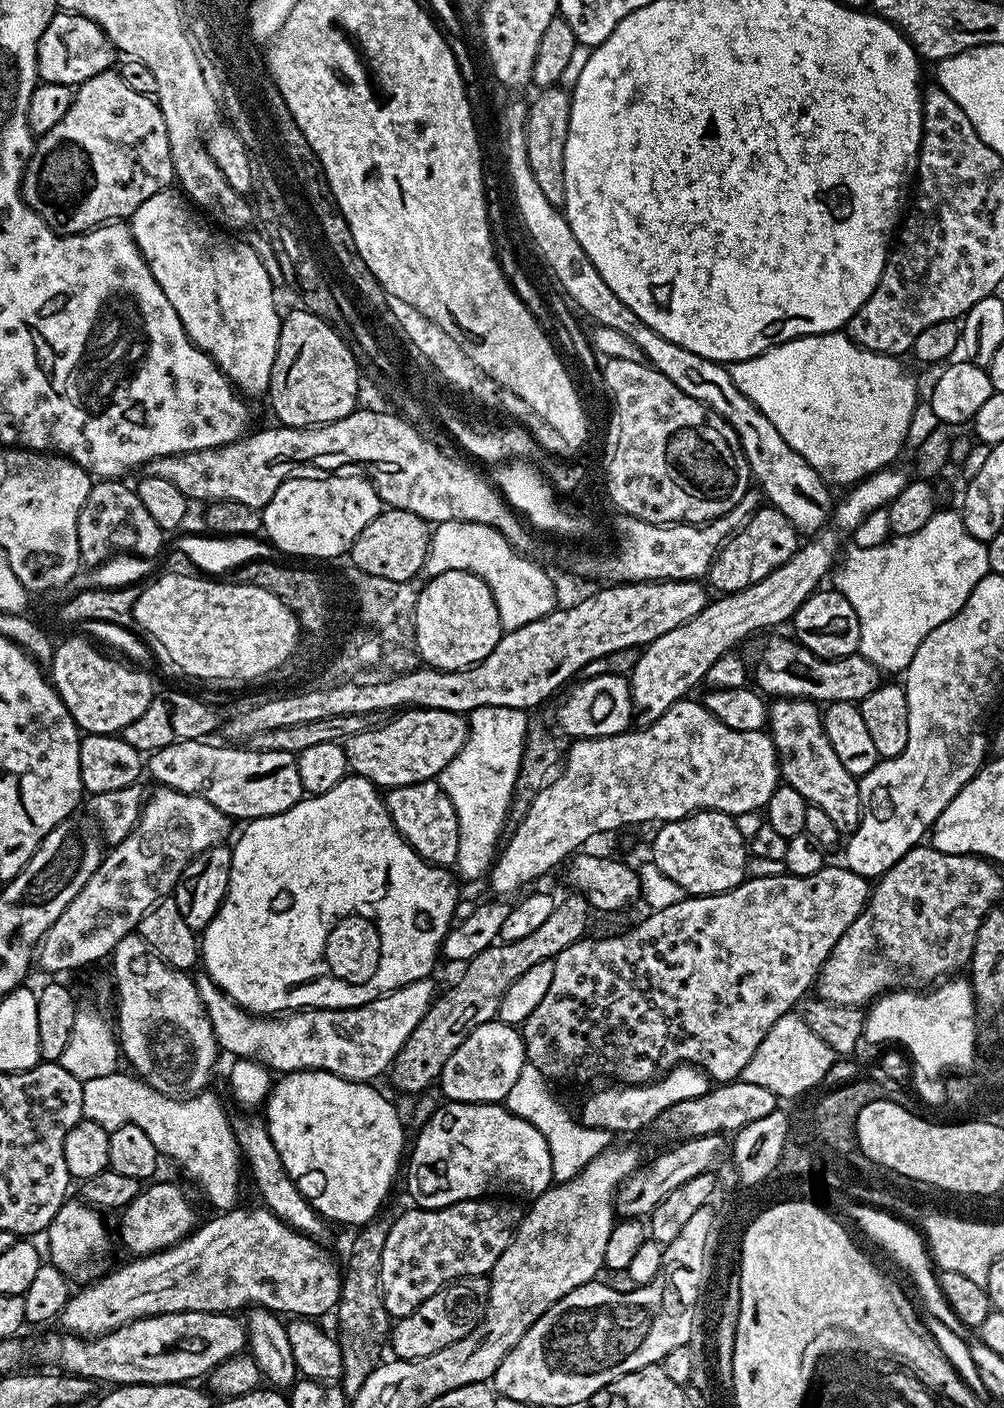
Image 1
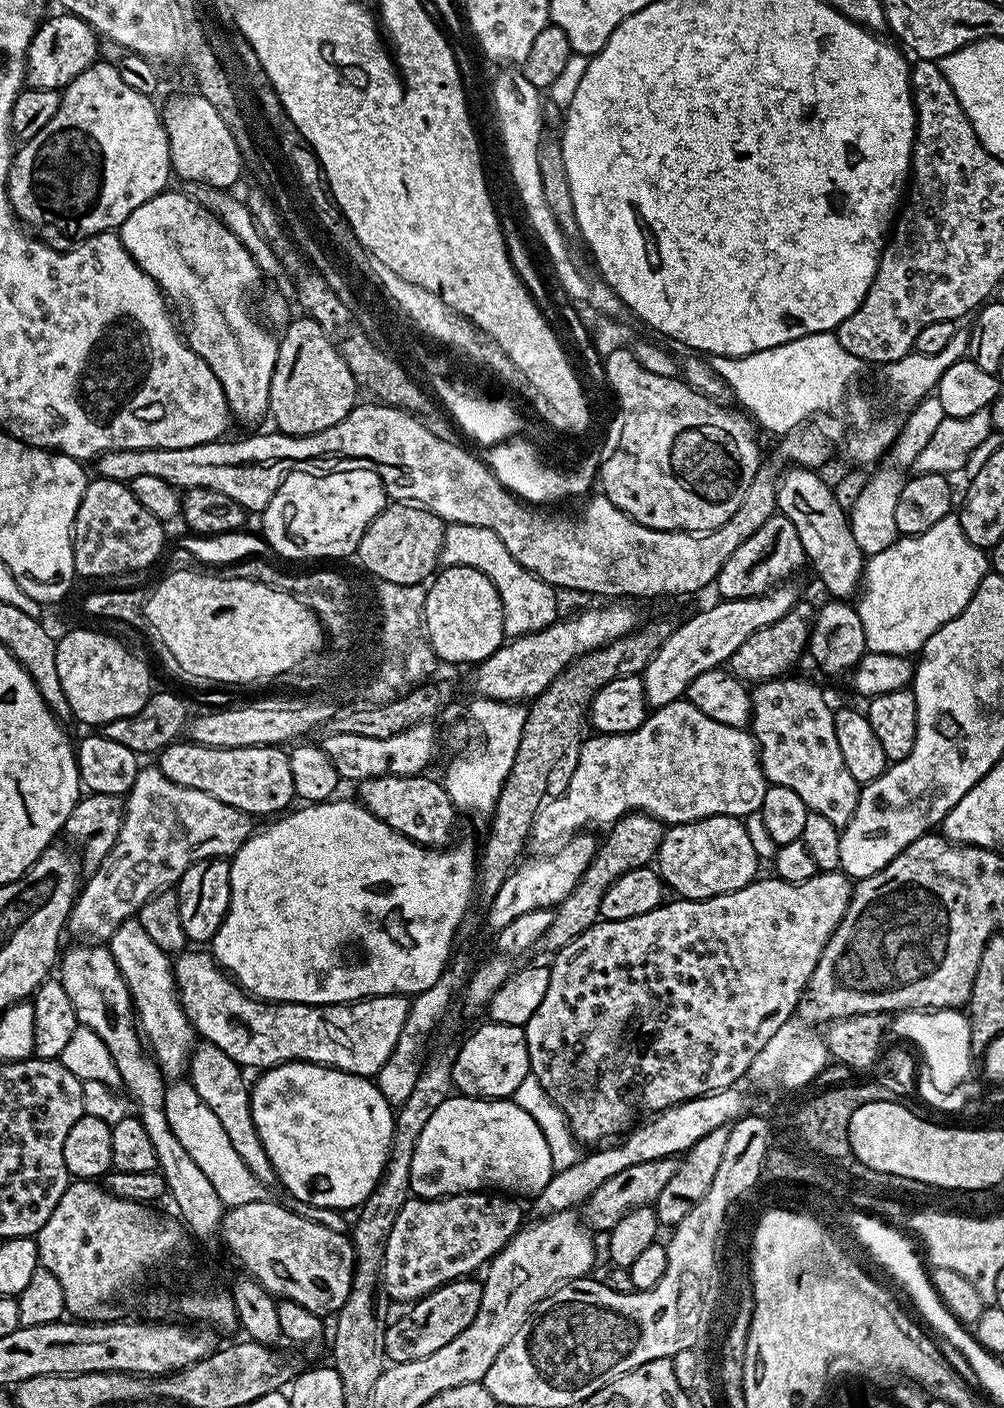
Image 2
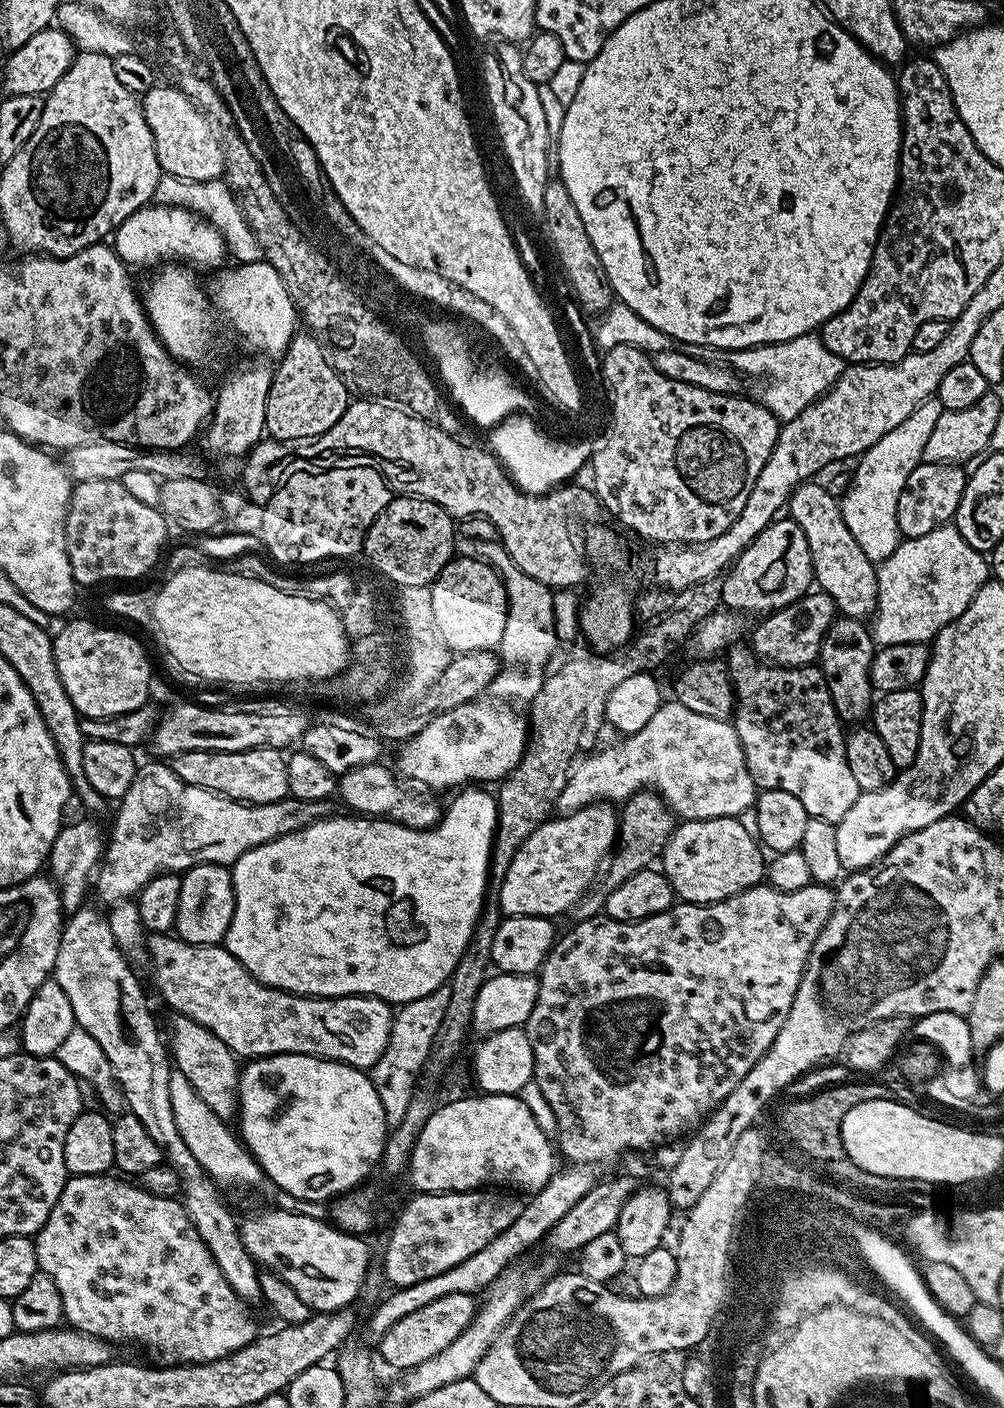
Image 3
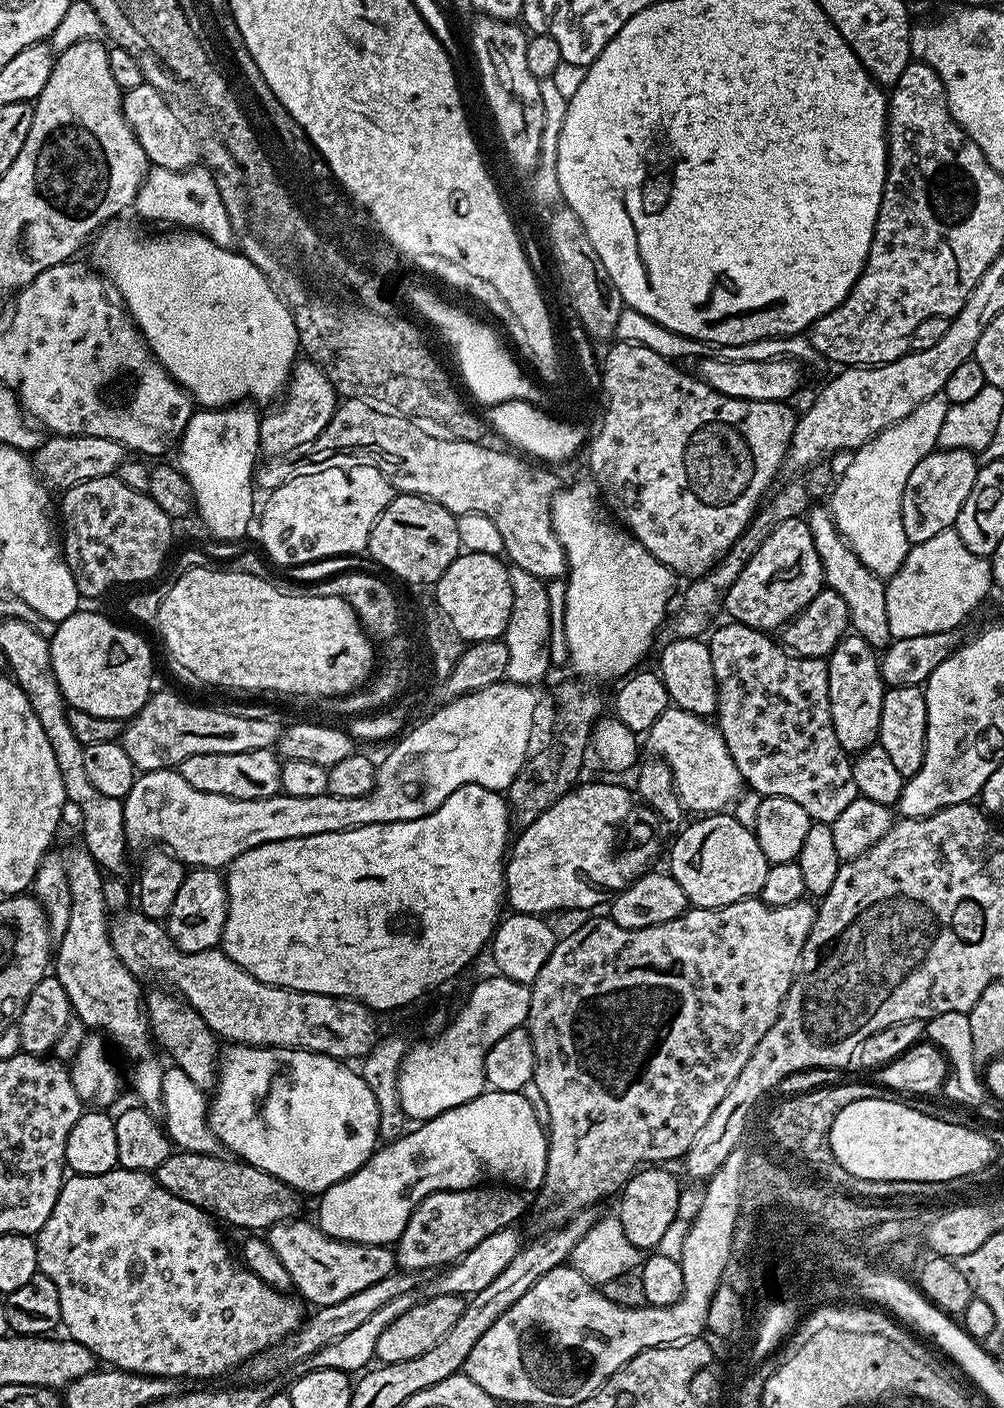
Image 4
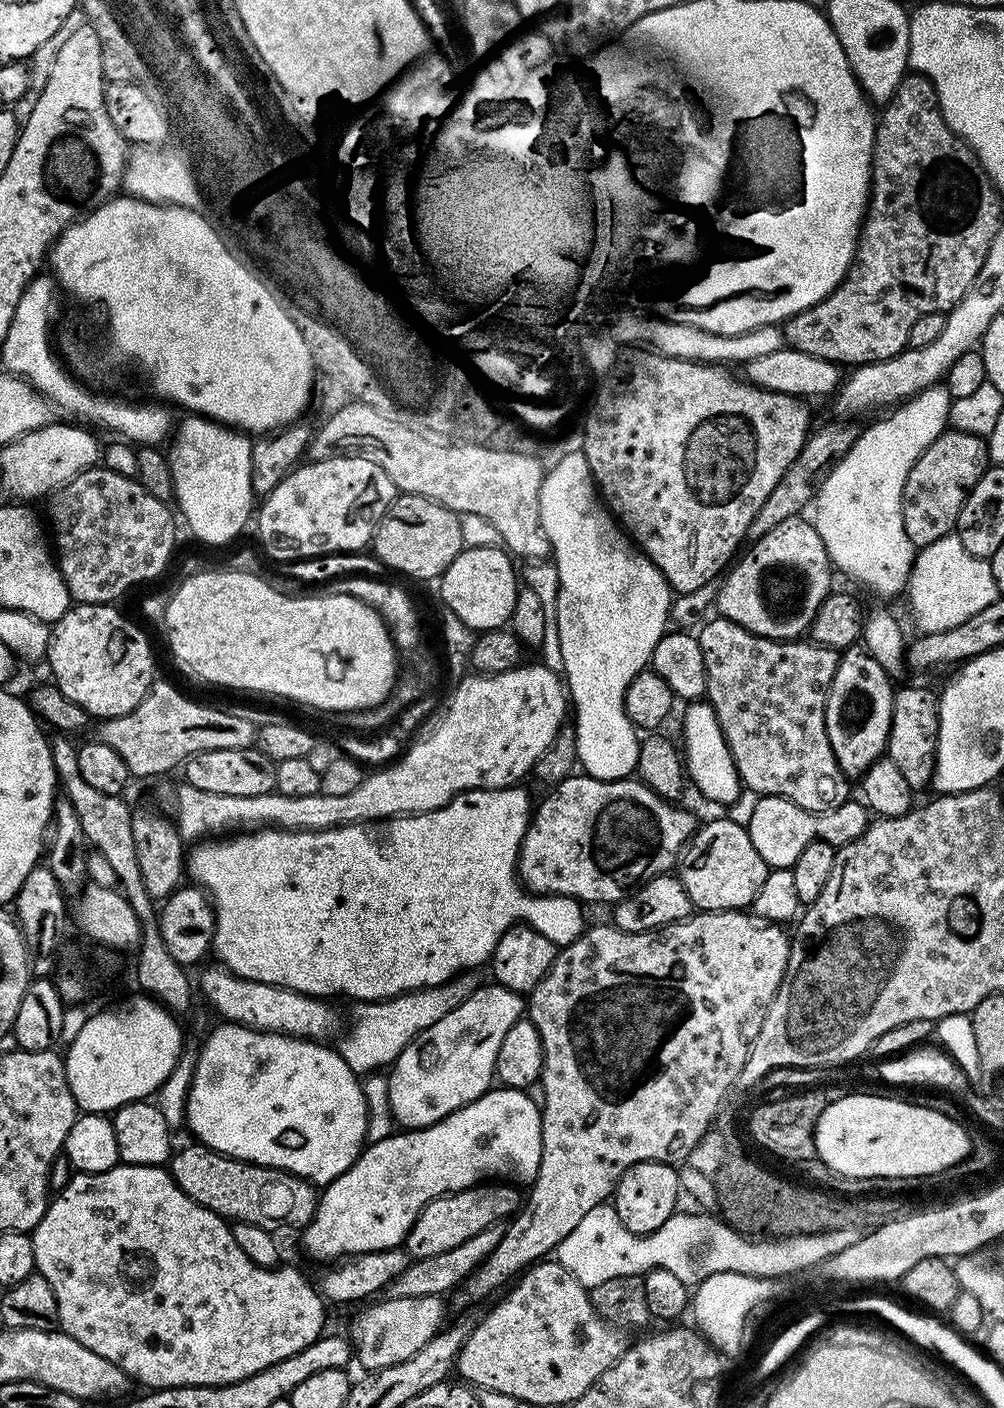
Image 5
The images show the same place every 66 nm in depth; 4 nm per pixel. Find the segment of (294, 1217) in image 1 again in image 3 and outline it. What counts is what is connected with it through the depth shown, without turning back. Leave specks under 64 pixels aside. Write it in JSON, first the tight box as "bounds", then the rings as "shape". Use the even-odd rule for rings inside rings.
{"bounds":[168,1014,240,1122],"shape":[[[179,1014],[171,1017],[168,1028],[172,1031],[172,1040],[170,1036],[170,1059],[174,1065],[175,1071],[186,1074],[190,1086],[214,1110],[218,1119],[228,1122],[237,1115],[240,1102],[240,1069],[236,1053],[229,1050],[226,1042],[218,1038],[206,1026],[202,1026],[194,1018],[186,1018]]]}

